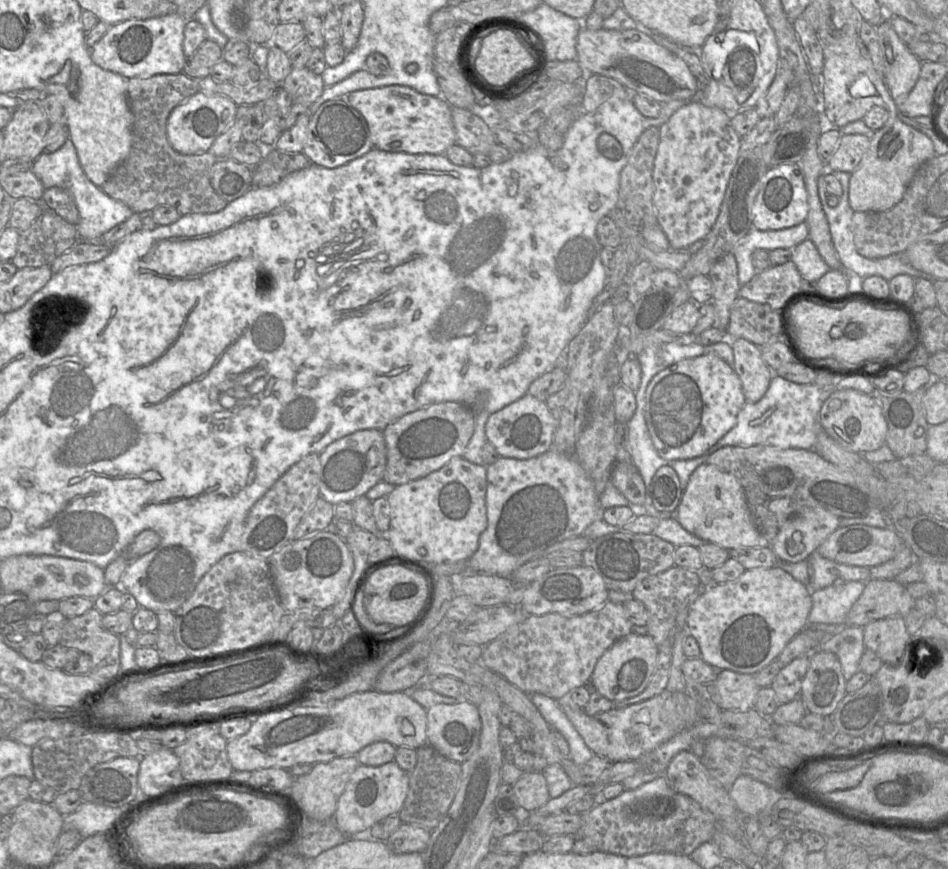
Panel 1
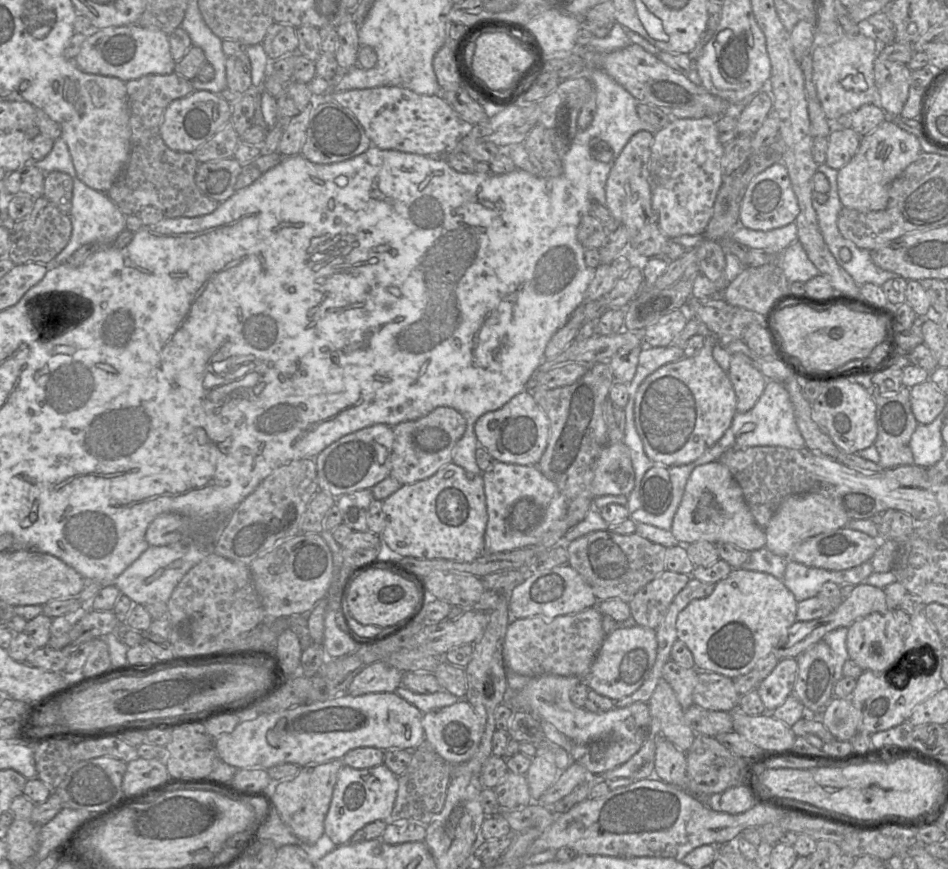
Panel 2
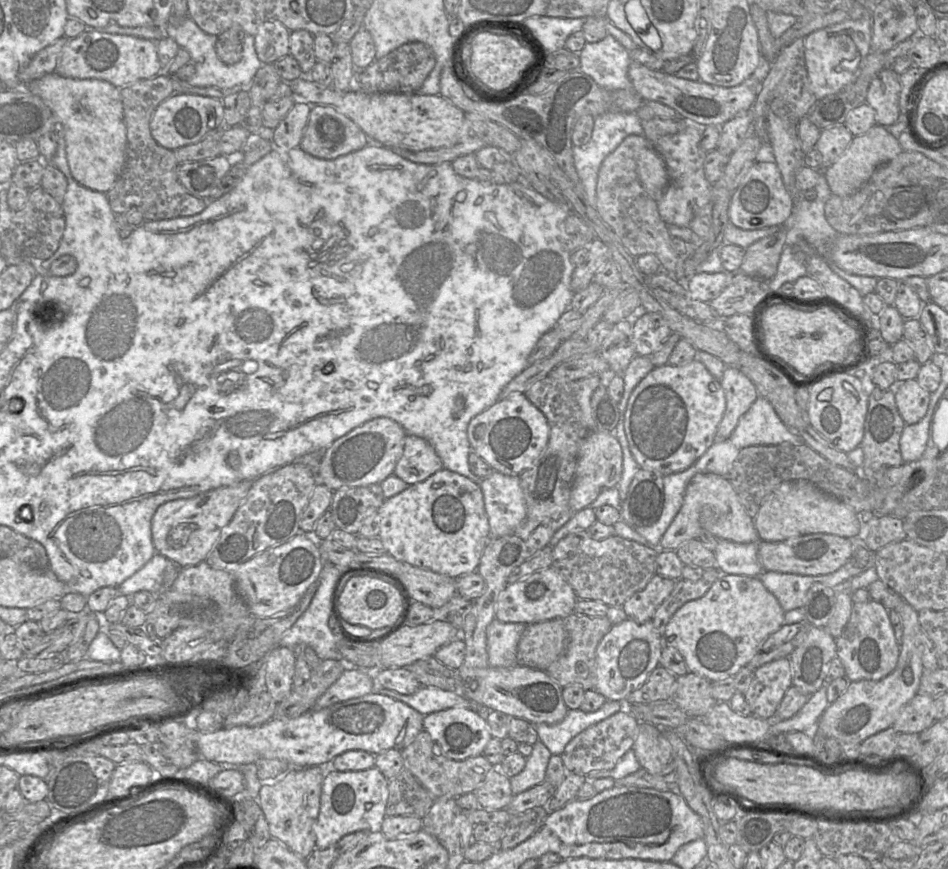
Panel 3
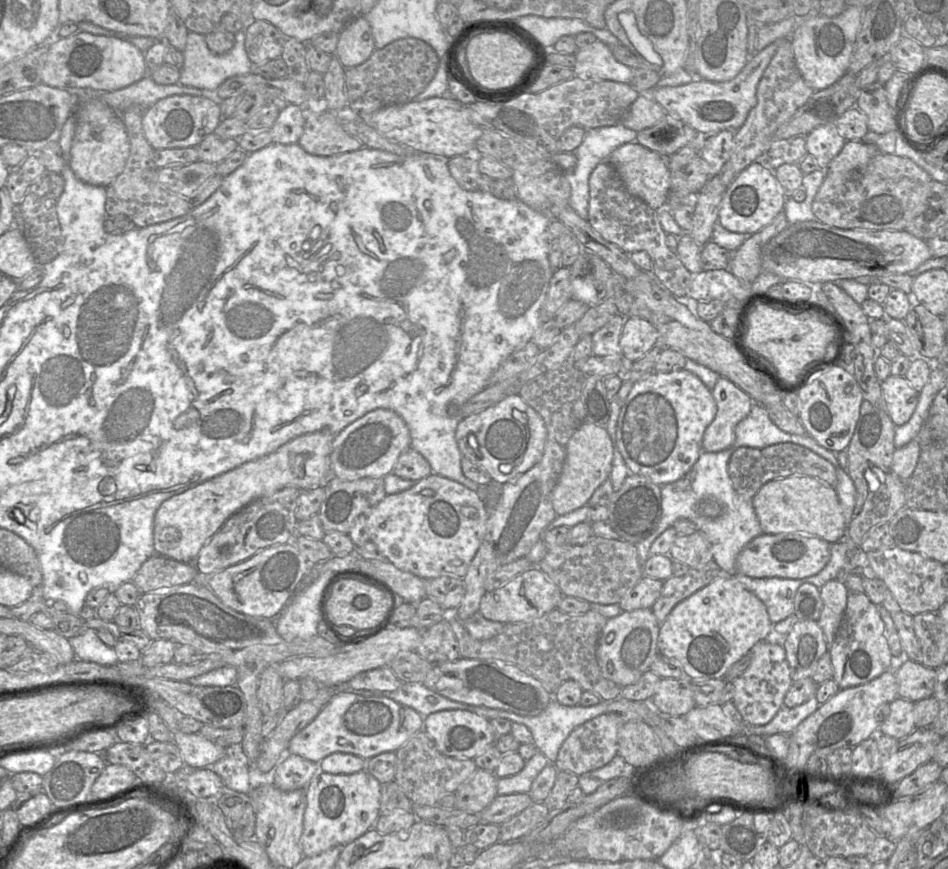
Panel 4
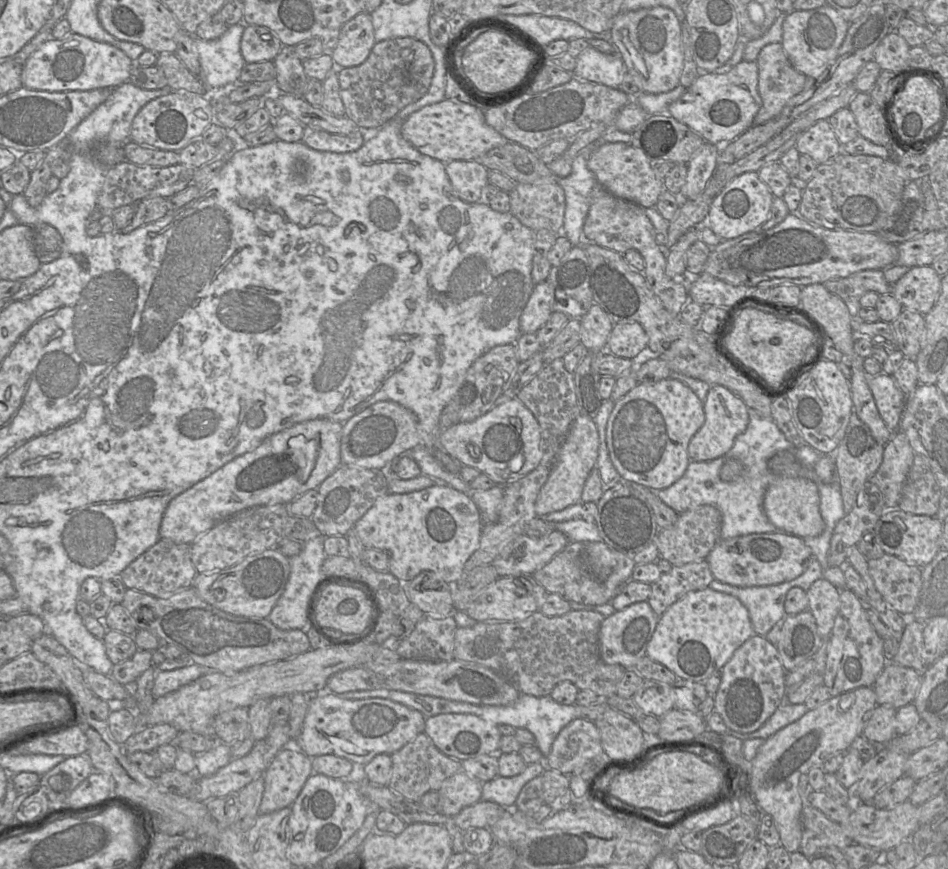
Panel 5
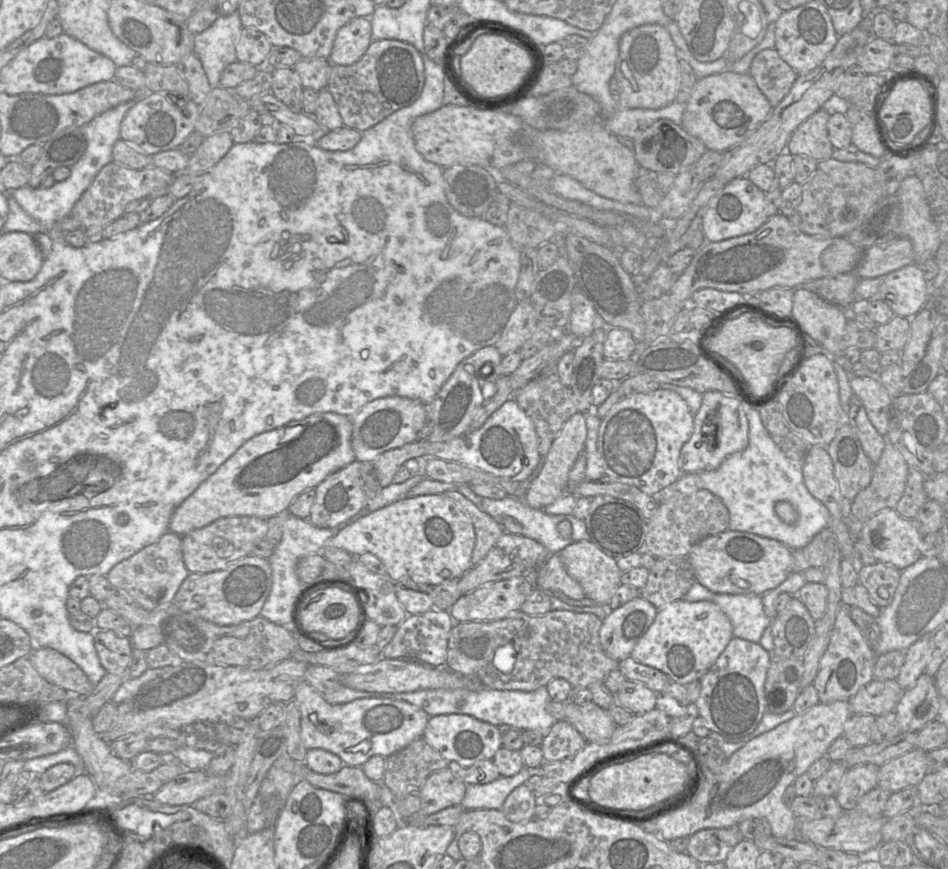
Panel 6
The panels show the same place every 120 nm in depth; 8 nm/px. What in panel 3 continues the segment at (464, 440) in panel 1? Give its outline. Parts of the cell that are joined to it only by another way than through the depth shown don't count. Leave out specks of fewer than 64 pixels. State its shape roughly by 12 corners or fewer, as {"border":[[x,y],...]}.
{"border":[[407,434],[393,475],[408,485],[442,468],[426,440]]}

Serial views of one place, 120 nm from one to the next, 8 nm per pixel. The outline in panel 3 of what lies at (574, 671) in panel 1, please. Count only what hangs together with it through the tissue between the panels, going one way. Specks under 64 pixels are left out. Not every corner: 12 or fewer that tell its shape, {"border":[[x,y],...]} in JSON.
{"border":[[563,618],[527,625],[516,664],[546,671],[567,645]]}

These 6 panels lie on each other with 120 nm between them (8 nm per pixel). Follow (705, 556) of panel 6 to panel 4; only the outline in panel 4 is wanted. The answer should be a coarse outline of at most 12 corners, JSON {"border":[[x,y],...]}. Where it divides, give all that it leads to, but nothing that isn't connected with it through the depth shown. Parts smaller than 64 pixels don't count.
{"border":[[801,533],[761,534],[736,560],[753,578],[819,573],[831,544]]}

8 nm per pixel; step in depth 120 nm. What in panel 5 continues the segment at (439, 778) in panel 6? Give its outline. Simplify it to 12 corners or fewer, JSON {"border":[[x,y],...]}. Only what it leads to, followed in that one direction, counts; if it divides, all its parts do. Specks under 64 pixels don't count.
{"border":[[464,771],[438,790],[440,813],[481,800],[482,783]]}

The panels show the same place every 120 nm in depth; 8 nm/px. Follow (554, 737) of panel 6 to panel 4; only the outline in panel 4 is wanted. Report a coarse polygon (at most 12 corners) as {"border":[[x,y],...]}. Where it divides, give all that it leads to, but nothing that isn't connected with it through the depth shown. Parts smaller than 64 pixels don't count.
{"border":[[601,714],[575,728],[554,762],[578,776],[618,754],[622,721]]}

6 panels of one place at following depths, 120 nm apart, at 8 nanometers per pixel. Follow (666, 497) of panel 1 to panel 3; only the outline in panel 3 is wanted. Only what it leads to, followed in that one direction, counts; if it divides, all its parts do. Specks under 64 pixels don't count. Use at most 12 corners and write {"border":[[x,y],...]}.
{"border":[[640,469],[619,508],[633,529],[656,523],[663,476]]}

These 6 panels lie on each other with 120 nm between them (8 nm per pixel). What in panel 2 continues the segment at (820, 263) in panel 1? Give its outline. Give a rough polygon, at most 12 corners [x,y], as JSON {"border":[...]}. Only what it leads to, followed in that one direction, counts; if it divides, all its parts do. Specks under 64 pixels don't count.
{"border":[[798,240],[778,254],[789,283],[821,275]]}

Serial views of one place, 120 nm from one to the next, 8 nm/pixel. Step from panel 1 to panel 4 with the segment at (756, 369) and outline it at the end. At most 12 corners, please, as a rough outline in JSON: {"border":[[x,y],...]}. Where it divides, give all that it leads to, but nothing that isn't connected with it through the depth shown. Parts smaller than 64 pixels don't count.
{"border":[[720,377],[712,395],[717,413],[702,450],[732,447],[736,426],[750,414],[748,393]]}

